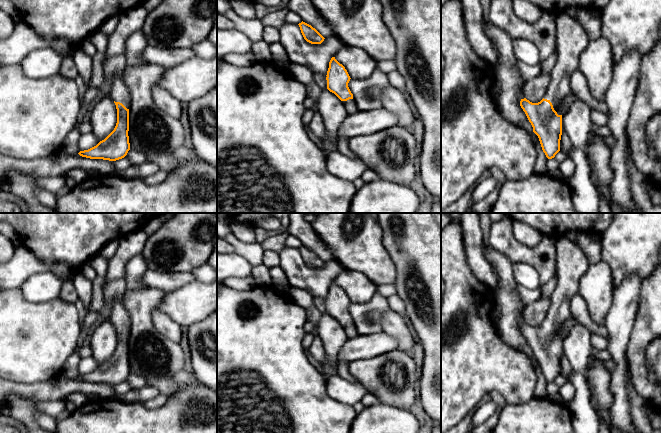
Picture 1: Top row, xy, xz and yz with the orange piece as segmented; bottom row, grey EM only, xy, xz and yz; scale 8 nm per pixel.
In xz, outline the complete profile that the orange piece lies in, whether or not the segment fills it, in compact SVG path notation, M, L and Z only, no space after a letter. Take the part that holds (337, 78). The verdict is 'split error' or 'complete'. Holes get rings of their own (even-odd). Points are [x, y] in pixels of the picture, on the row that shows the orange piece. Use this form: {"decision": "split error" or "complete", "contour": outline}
{"decision": "split error", "contour": "M332 57L329 62L326 76L327 89L342 101L348 114L355 113L357 106L353 99L353 94L348 87L351 78L345 67L335 57Z"}

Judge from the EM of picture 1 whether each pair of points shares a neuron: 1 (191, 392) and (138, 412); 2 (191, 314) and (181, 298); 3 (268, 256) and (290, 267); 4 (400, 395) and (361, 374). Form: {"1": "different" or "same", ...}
{"1": "same", "2": "same", "3": "different", "4": "same"}

